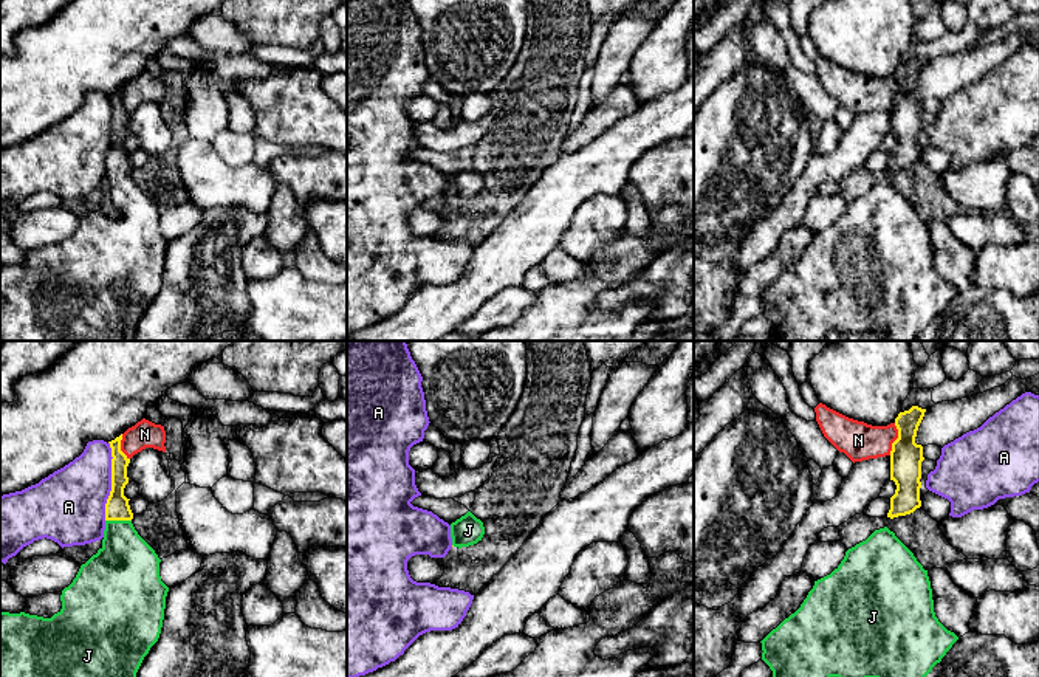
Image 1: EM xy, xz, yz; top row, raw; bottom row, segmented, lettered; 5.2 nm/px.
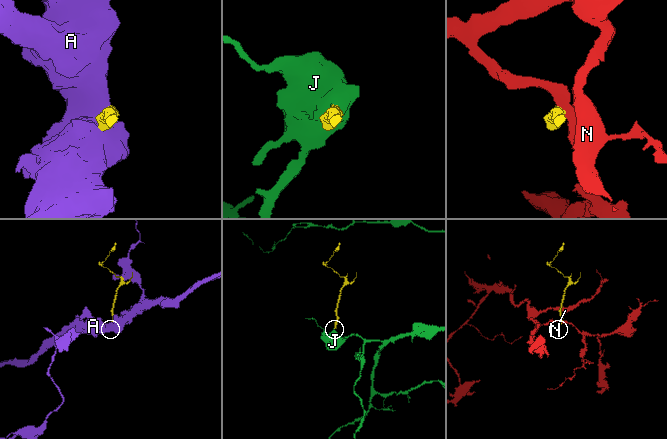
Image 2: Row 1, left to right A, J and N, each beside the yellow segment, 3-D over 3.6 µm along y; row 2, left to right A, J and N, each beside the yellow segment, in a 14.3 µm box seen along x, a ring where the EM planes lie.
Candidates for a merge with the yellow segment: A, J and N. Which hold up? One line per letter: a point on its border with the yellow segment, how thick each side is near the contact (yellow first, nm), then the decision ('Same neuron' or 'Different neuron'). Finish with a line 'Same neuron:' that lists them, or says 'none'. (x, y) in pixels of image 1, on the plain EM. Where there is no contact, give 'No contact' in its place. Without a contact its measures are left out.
A: Touches yellow at xy (112, 134). Thickness 130 nm (yellow) against 360 nm. Different neuron
J: Touches yellow at xy (118, 172). Thickness 130 nm (yellow) against 320 nm. Same neuron
N: Touches yellow at yz (897, 92). Thickness 170 nm (yellow) against 200 nm. Different neuron
Same neuron: J

